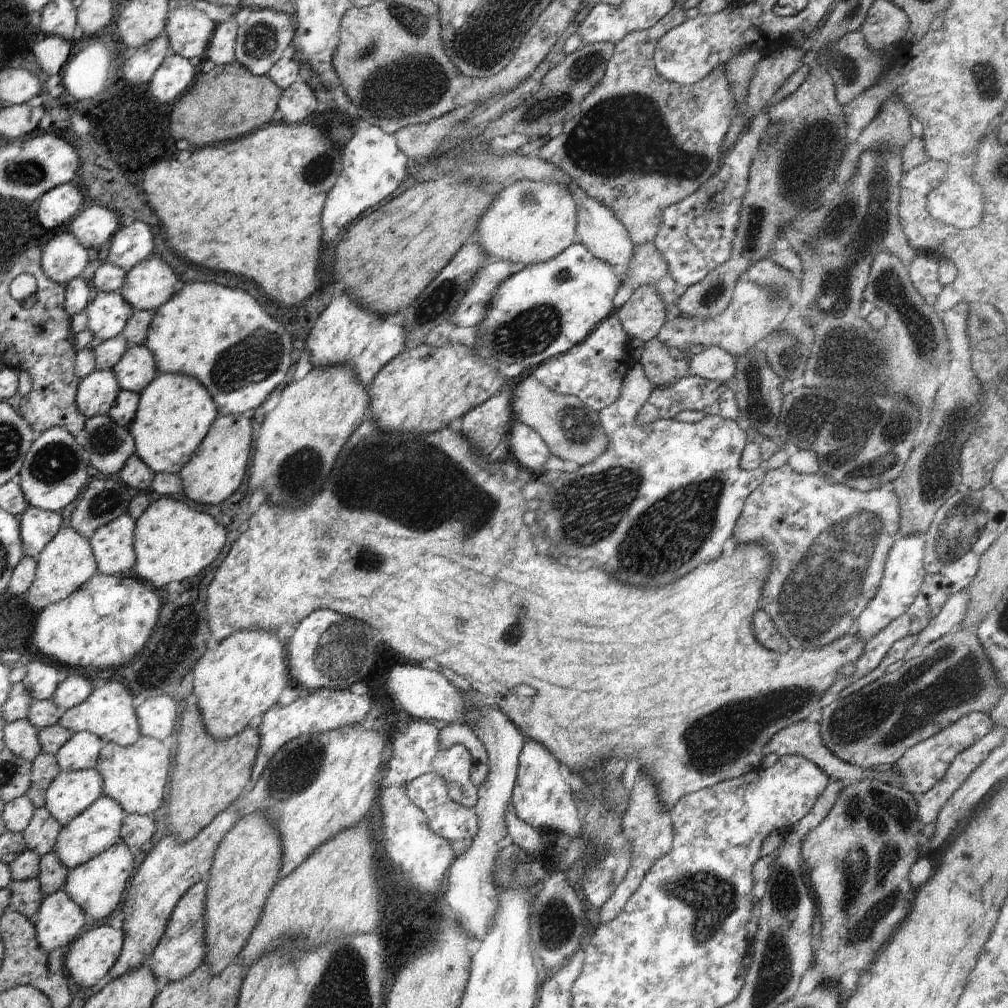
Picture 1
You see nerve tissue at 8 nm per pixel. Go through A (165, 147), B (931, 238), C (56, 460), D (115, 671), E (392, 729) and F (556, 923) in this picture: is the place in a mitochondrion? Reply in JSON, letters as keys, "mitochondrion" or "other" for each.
{"A":"other","B":"other","C":"mitochondrion","D":"other","E":"other","F":"mitochondrion"}

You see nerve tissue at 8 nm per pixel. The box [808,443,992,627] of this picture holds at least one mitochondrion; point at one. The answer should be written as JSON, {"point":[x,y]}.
{"point":[960,527]}

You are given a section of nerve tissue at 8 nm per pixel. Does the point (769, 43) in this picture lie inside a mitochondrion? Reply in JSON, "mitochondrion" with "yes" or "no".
{"mitochondrion":"no"}

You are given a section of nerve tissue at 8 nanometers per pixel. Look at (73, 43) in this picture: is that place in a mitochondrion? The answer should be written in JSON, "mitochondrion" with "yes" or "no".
{"mitochondrion":"no"}

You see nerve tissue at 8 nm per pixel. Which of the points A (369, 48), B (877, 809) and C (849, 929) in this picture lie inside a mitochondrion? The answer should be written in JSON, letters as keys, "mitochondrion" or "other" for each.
{"A":"mitochondrion","B":"mitochondrion","C":"other"}

